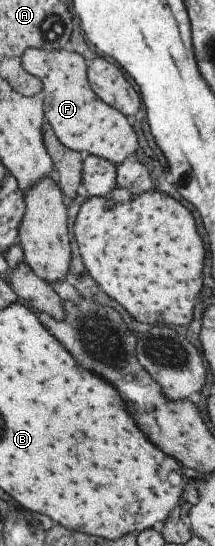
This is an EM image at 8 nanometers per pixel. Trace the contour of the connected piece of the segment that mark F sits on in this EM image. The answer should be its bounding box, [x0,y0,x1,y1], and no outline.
[20,47,137,165]

